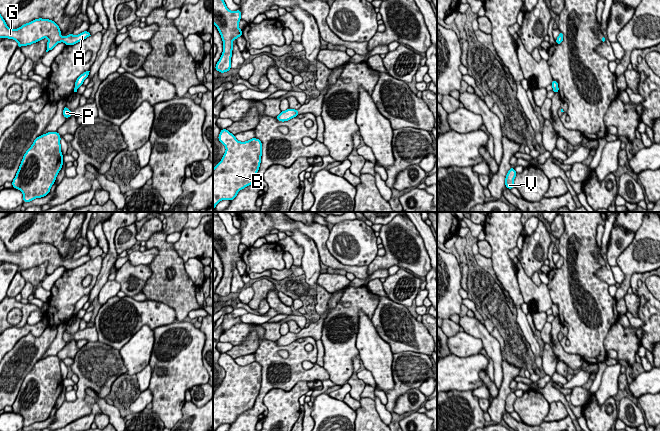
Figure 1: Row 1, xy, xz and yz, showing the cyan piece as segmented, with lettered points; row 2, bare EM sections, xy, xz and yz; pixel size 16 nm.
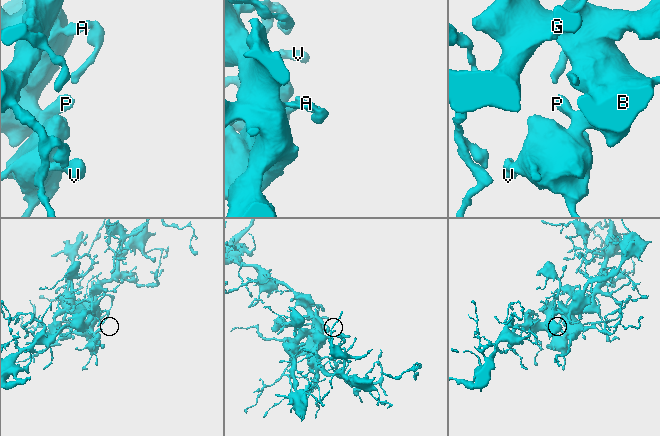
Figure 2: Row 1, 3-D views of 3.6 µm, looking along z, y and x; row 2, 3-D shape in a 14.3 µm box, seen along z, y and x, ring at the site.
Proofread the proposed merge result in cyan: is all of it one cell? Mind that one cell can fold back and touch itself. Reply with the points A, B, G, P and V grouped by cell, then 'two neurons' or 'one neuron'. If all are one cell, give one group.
A B G P V; one neuron

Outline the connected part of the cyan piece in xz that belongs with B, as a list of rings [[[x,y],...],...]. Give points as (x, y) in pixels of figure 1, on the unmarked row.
[[[222,353],[218,363],[226,375],[213,393],[213,431],[222,424],[233,424],[240,414],[253,408],[262,380],[262,367],[257,362],[240,366]]]

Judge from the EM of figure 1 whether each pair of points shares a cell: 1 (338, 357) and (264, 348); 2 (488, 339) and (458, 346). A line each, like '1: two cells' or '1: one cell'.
1: two cells
2: two cells

